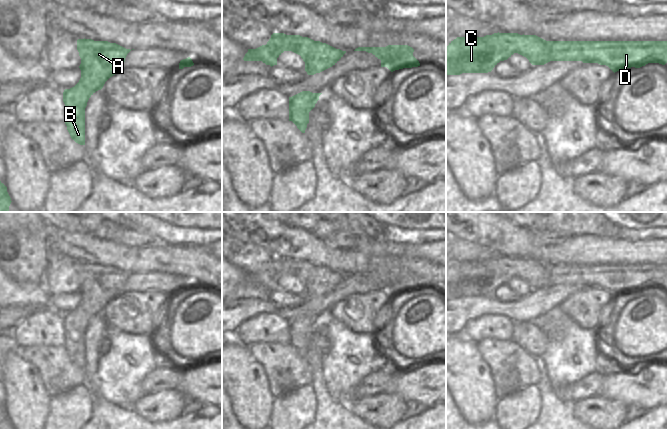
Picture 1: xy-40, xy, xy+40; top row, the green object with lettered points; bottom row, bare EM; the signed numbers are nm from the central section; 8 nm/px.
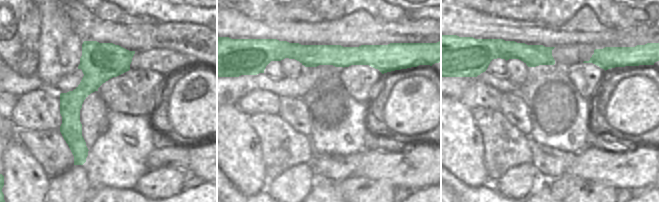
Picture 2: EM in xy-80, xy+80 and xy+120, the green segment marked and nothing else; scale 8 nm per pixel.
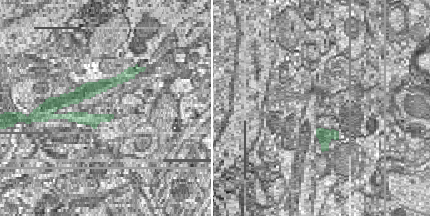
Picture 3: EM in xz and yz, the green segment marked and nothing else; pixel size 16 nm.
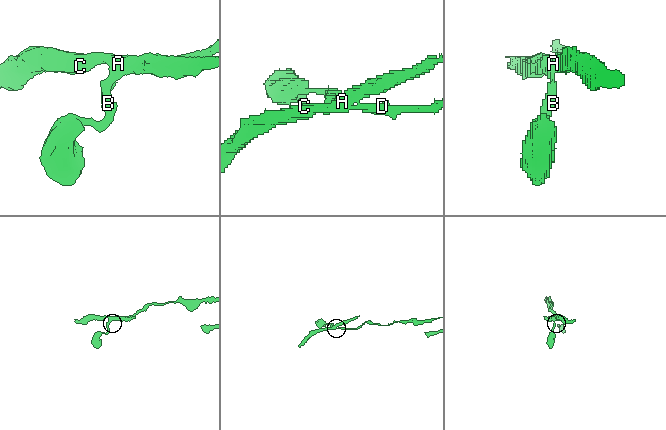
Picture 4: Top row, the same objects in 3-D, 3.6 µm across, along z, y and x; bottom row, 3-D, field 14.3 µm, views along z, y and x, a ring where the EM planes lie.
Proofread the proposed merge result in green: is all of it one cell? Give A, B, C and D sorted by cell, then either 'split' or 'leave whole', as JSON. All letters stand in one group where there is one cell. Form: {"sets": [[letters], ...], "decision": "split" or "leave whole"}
{"sets": [["A", "B", "C"], ["D"]], "decision": "split"}

